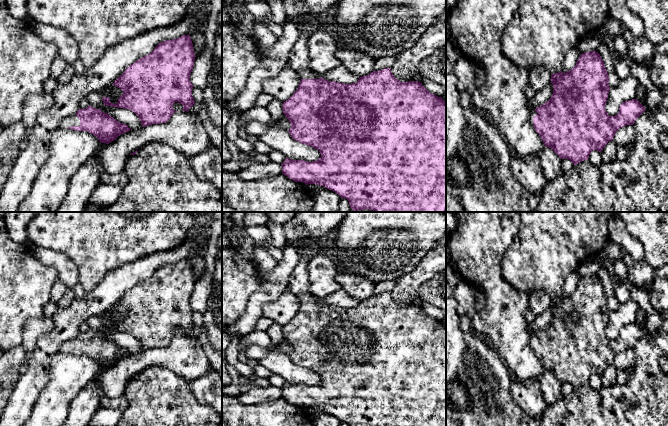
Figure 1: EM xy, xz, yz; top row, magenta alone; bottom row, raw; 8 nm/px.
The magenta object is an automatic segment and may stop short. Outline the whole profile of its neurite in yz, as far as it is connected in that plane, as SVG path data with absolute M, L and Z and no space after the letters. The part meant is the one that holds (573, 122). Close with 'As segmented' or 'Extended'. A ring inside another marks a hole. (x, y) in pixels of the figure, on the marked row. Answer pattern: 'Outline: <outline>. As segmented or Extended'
Outline: M596 51L581 54L570 71L552 74L550 83L553 84L551 98L531 111L529 121L545 147L551 148L561 159L569 159L574 165L588 160L594 150L601 152L620 128L633 125L646 110L637 99L632 99L620 105L617 115L608 115L605 105L610 90L609 75Z. Extended

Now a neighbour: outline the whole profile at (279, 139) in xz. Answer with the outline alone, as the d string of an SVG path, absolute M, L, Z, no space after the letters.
M272 122L267 131L257 137L259 141L282 152L286 158L292 160L312 162L321 157L319 150L294 140L288 130L280 128L276 122Z

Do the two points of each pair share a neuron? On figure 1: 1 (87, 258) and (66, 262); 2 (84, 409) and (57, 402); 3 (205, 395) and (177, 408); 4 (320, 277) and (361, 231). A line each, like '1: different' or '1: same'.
1: different
2: different
3: different
4: different

